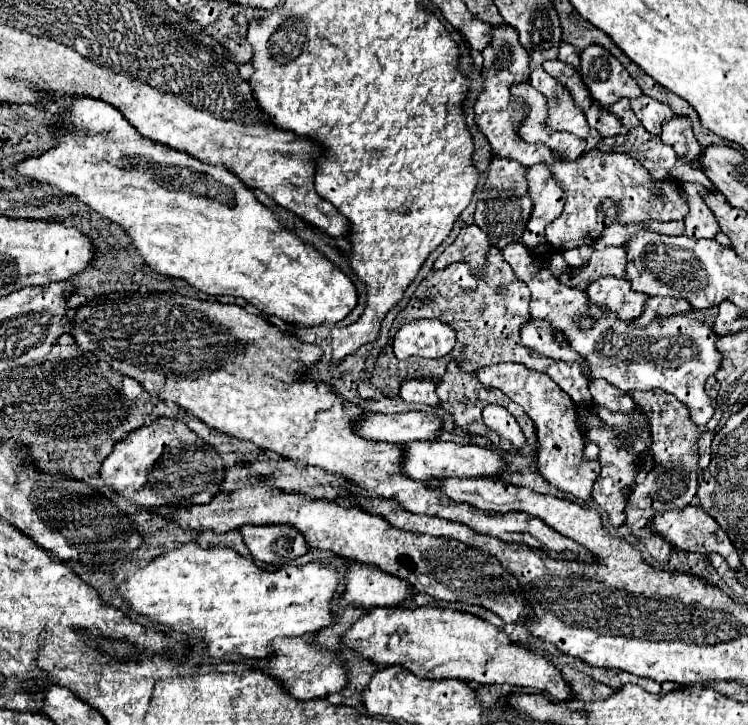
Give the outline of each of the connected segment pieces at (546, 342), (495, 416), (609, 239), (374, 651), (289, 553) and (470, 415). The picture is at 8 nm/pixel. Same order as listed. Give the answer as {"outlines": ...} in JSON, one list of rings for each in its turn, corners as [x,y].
{"outlines":[[[[531,319],[527,326],[523,326],[523,344],[535,352],[541,352],[545,356],[551,356],[555,360],[569,360],[569,362],[579,362],[583,366],[583,360],[571,346],[559,346],[555,340],[555,328],[549,322],[539,322]]],[[[487,404],[483,408],[483,420],[501,438],[507,438],[515,450],[521,450],[525,446],[525,440],[521,438],[523,434],[521,434],[517,420],[505,408],[501,408],[497,404]]],[[[611,224],[609,228],[605,228],[601,238],[597,240],[597,248],[623,246],[623,242],[627,242],[627,234],[631,234],[631,230],[635,230],[635,226],[631,226],[631,224]]],[[[373,608],[365,616],[361,616],[351,630],[345,634],[345,644],[353,650],[357,650],[361,656],[371,658],[379,668],[385,666],[407,666],[413,674],[421,678],[459,678],[469,680],[477,684],[511,684],[511,686],[529,686],[537,688],[541,692],[549,692],[555,700],[569,700],[571,698],[571,686],[565,682],[561,672],[555,668],[553,662],[545,660],[543,656],[525,650],[523,646],[515,644],[509,636],[505,636],[503,628],[497,628],[473,614],[447,610],[447,608]]],[[[245,524],[241,528],[241,534],[253,558],[265,564],[275,564],[275,566],[287,564],[291,560],[301,558],[309,550],[303,534],[293,526],[285,526],[285,524],[281,526]]],[[[457,360],[447,364],[447,372],[437,386],[437,396],[441,398],[441,406],[453,414],[453,420],[459,428],[473,434],[473,422],[481,418],[481,400],[479,390],[483,386],[477,382],[475,374],[463,372]]]]}

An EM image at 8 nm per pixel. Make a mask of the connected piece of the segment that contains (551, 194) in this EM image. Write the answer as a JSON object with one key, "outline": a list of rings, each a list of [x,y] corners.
{"outline":[[[535,164],[527,172],[529,182],[529,198],[533,200],[533,214],[527,224],[527,230],[521,236],[521,242],[527,248],[545,246],[547,236],[545,228],[551,220],[559,218],[565,206],[565,192],[559,188],[559,182],[553,178],[551,170],[545,164]]]}

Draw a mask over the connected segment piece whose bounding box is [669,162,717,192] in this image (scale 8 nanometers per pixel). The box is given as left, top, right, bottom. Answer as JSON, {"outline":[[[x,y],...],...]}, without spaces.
{"outline":[[[677,162],[671,170],[669,170],[671,176],[677,178],[677,182],[697,182],[701,186],[707,186],[711,192],[717,192],[715,186],[711,184],[711,180],[701,172],[701,170],[691,170],[689,166],[683,166],[683,162]]]}

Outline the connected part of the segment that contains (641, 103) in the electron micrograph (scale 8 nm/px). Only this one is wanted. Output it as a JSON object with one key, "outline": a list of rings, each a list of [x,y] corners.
{"outline":[[[647,96],[631,100],[631,108],[633,108],[637,120],[643,124],[643,128],[651,134],[661,134],[663,122],[673,116],[671,110],[667,110],[665,106],[659,106],[659,102],[655,102],[653,98],[647,98]]]}

